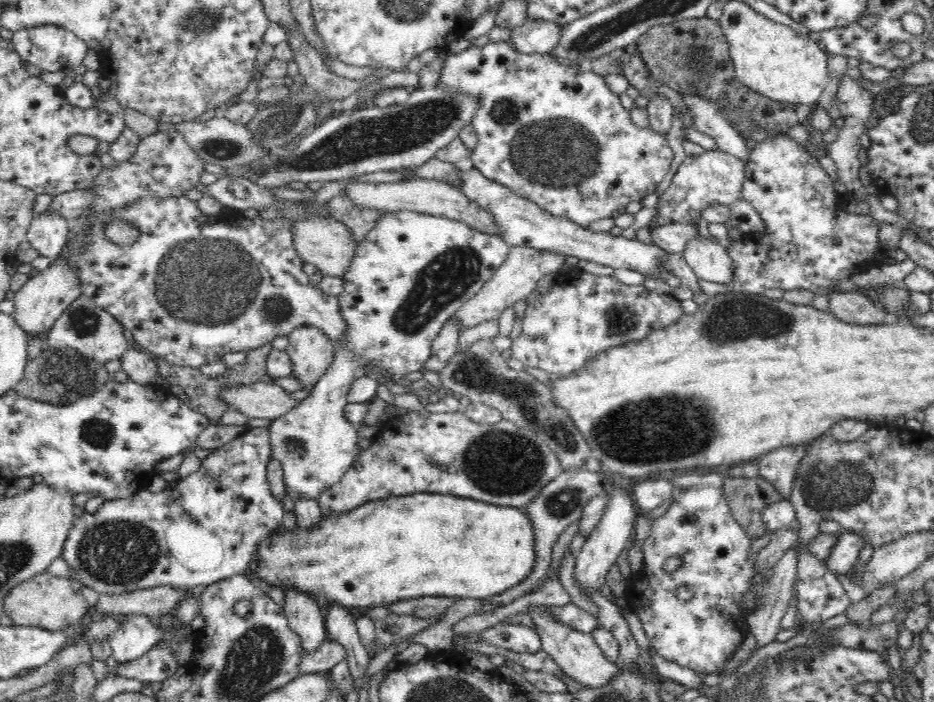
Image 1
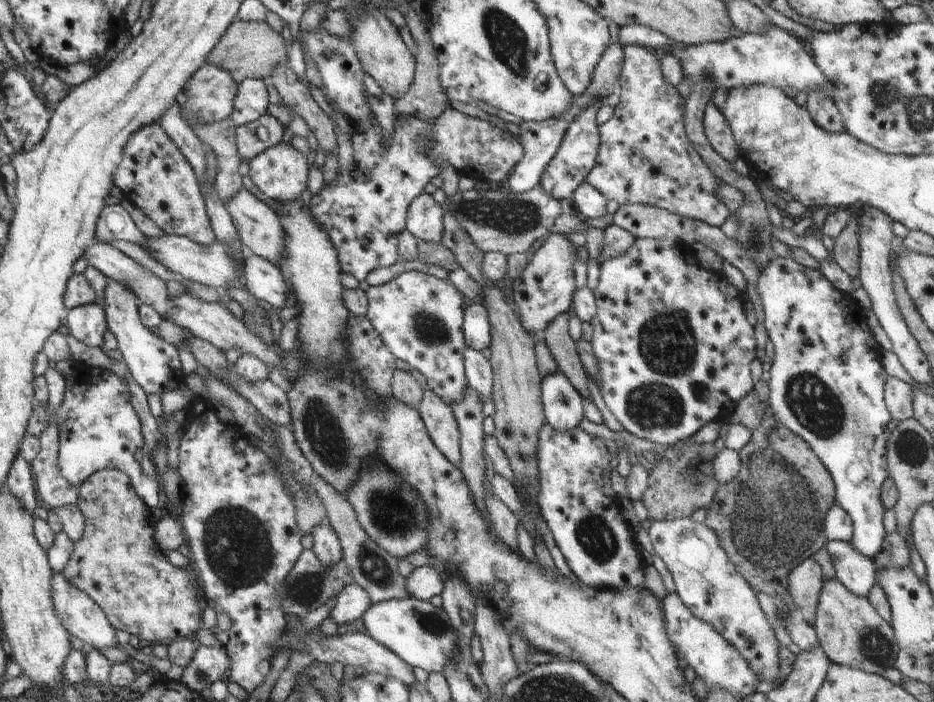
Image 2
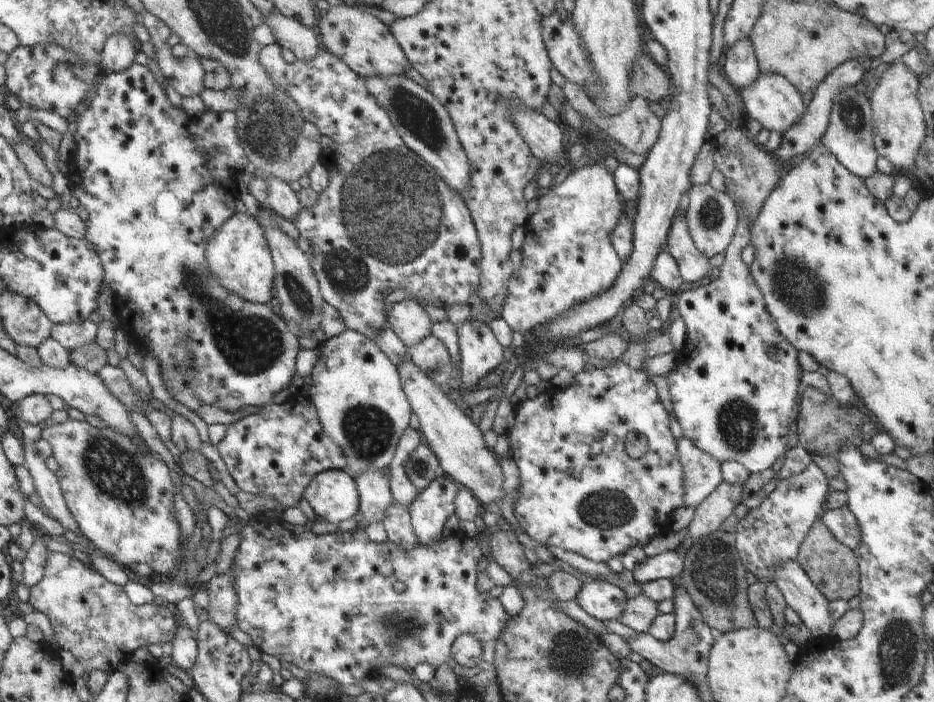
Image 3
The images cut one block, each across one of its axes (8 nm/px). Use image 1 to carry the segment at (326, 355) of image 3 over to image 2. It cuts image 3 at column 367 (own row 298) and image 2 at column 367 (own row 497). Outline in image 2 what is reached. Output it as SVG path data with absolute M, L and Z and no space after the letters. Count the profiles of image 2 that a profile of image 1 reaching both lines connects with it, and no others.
M402 272L388 283L365 291L368 308L366 318L378 332L382 342L397 360L412 365L434 391L446 402L462 400L469 386L463 351L467 347L463 334L462 293L449 279L441 280L430 273Z

